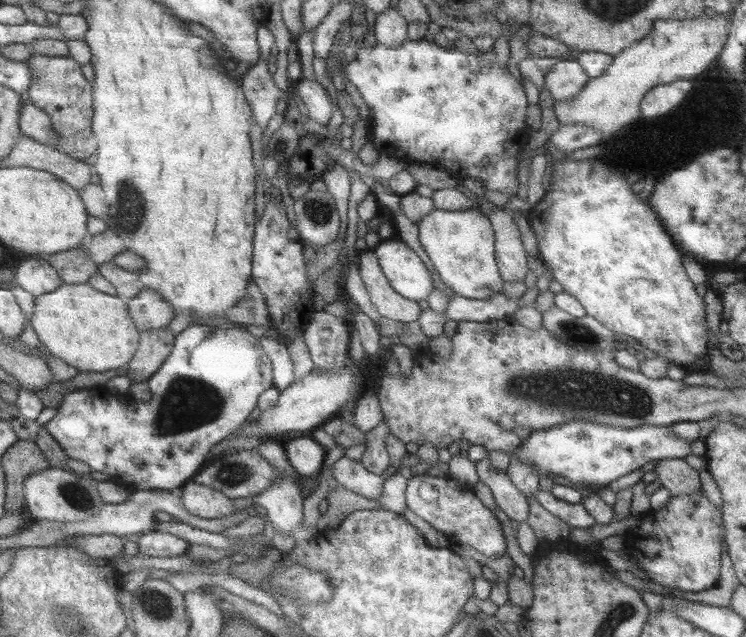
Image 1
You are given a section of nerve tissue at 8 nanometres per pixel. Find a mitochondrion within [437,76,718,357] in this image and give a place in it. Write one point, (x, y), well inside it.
(584, 337)

